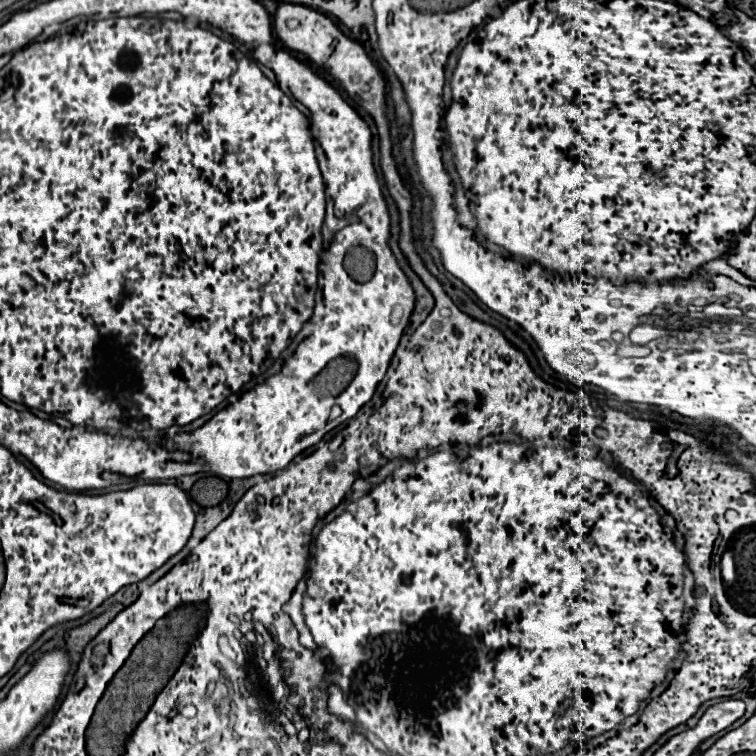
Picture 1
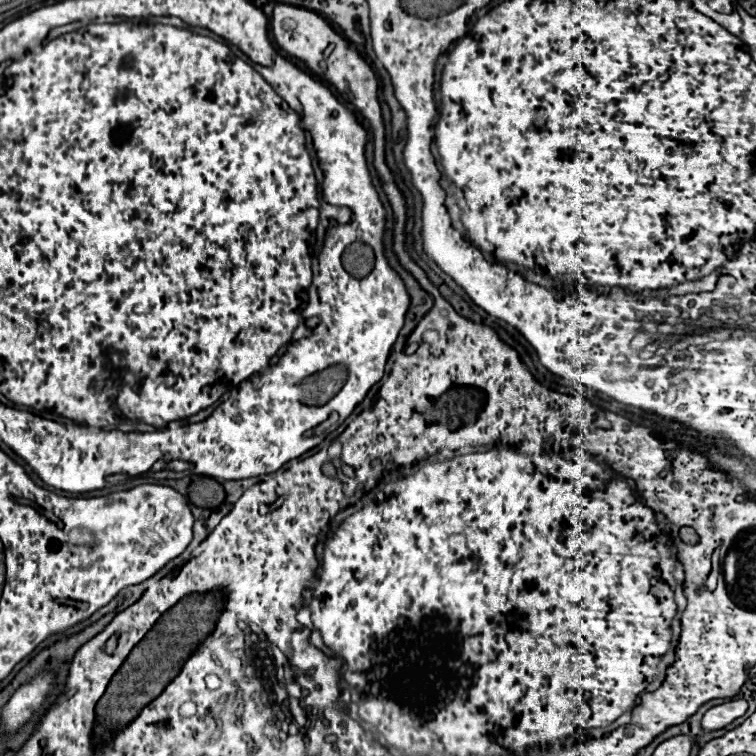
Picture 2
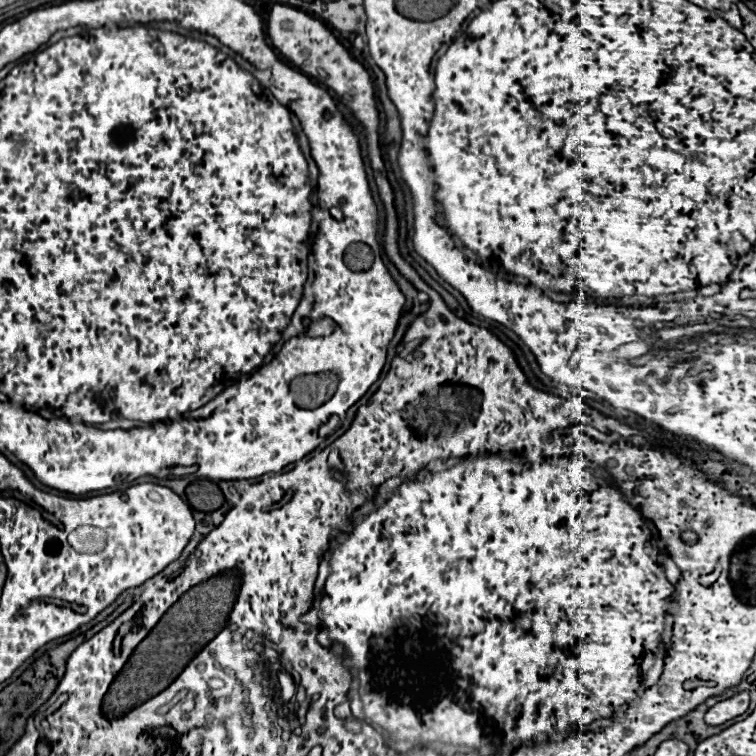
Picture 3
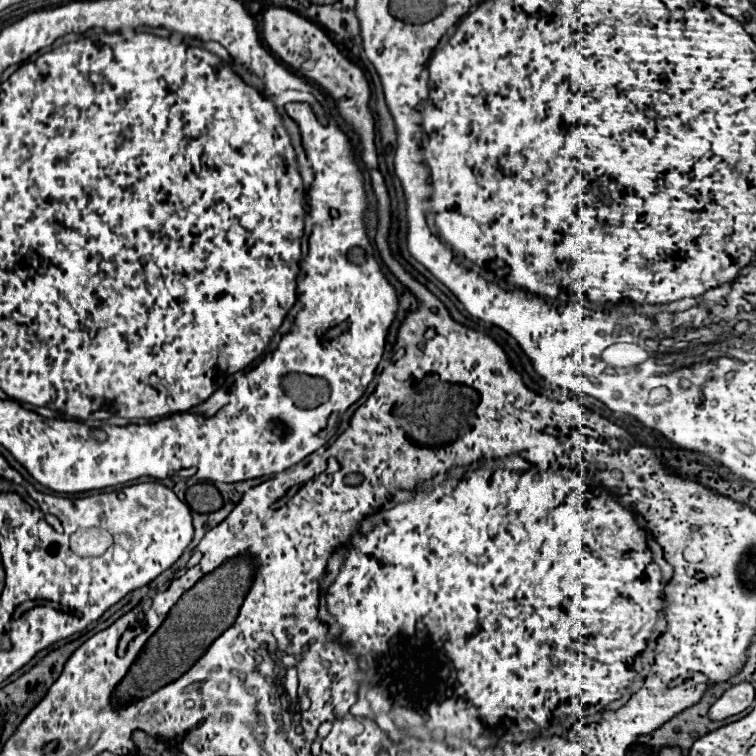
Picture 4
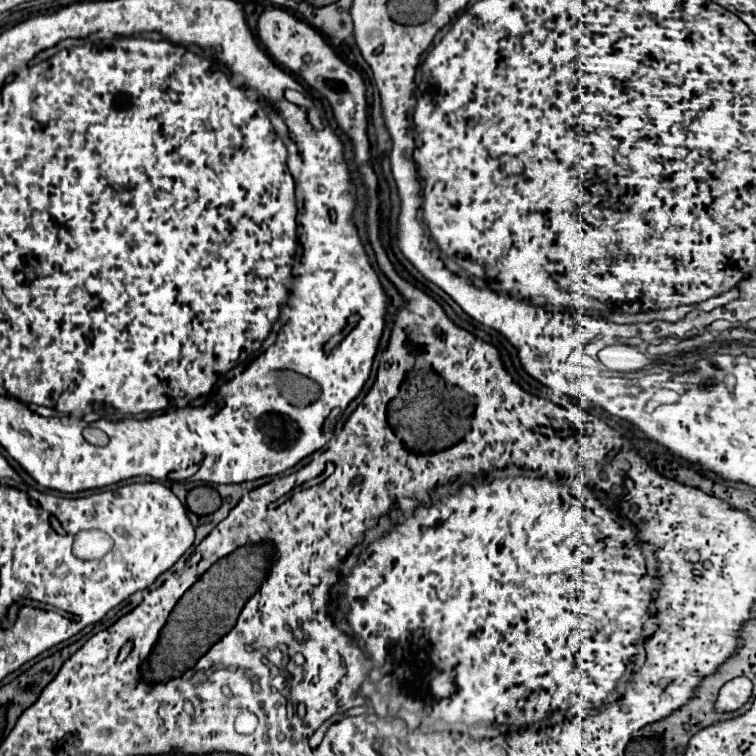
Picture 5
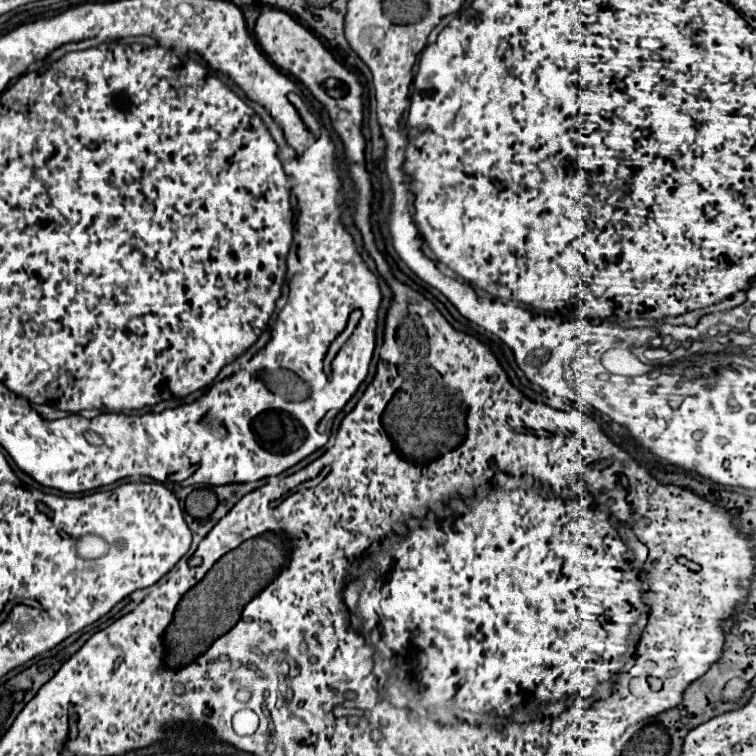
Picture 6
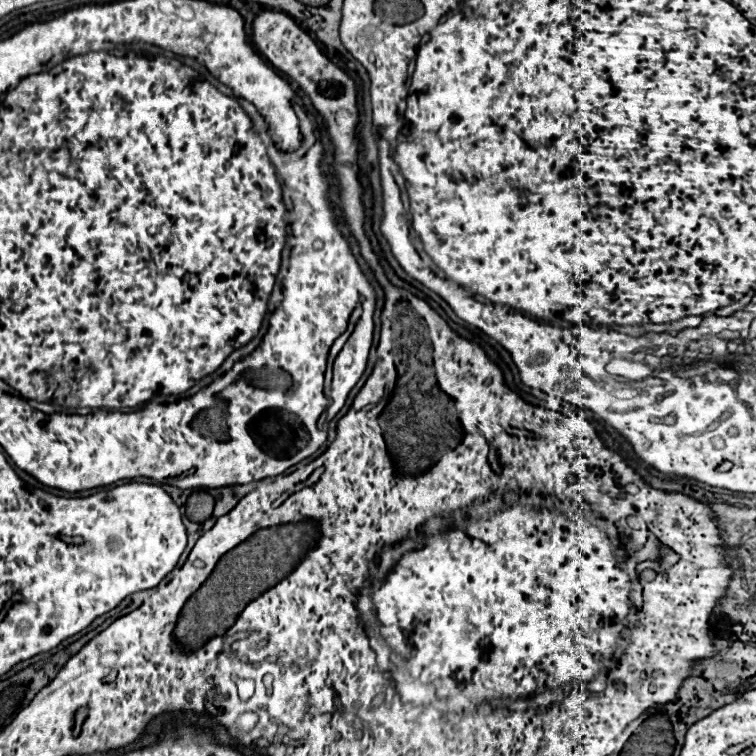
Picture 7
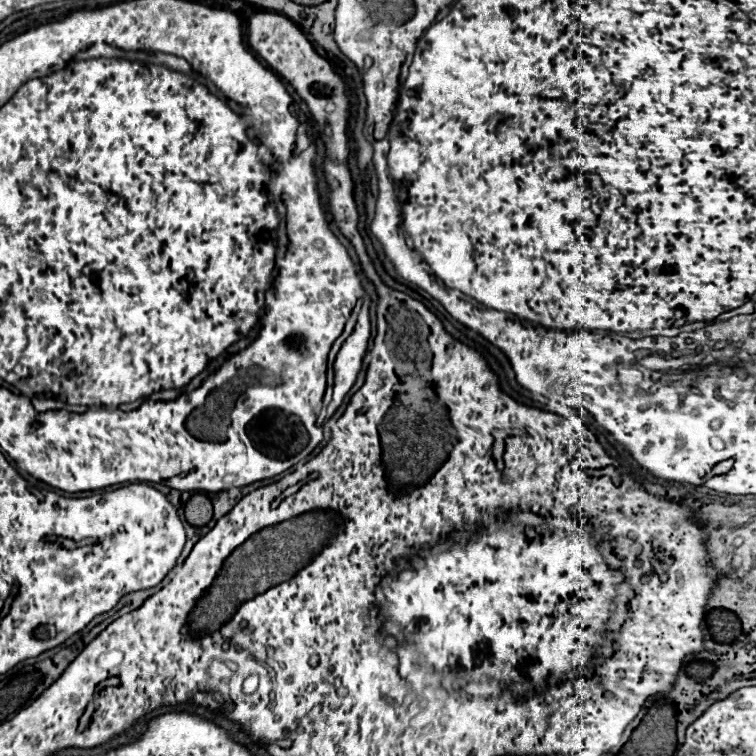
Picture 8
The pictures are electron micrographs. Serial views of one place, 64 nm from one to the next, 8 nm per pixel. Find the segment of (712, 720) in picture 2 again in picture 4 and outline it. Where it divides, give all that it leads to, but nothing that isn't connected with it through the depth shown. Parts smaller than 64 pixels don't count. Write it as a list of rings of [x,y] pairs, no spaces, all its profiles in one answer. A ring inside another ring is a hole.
[[[738,682],[730,686],[710,708],[712,720],[722,720],[746,710],[754,700],[754,686],[750,682]]]

